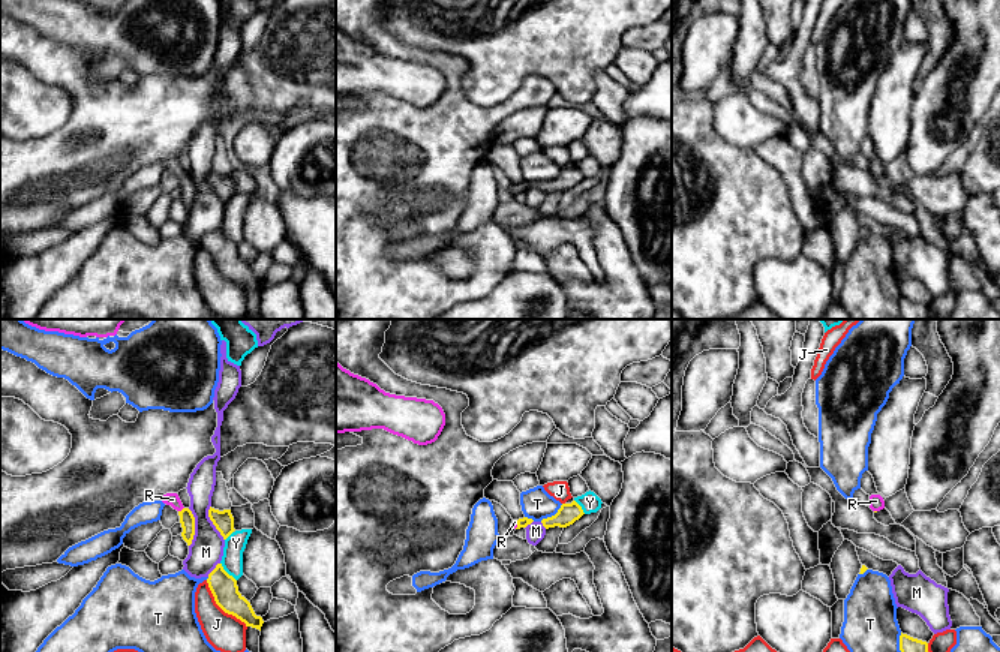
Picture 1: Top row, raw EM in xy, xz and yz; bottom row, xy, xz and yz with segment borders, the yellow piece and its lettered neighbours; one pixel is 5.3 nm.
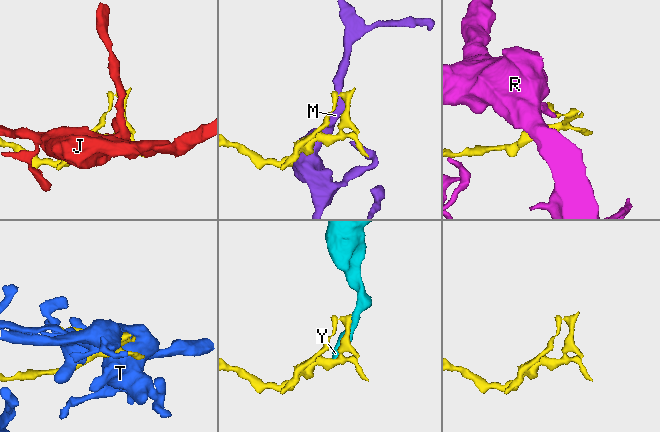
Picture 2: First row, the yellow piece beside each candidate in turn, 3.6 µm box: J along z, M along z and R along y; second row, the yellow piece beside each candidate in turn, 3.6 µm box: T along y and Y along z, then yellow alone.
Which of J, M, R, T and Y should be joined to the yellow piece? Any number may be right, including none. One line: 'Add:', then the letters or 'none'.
Add: R

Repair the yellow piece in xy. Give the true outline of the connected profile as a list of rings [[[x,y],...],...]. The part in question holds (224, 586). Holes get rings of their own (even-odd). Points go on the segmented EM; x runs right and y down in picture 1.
[[[222,564],[208,574],[207,583],[216,604],[225,613],[261,631],[262,618],[255,615],[250,603],[238,592],[237,580],[223,570]]]

